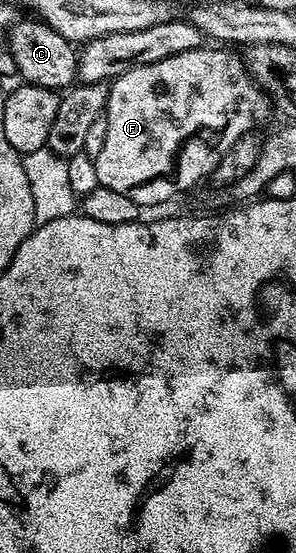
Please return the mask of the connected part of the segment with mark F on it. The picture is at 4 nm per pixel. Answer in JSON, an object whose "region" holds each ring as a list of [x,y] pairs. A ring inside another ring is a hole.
{"region":[[[200,48],[198,50],[190,50],[189,52],[181,52],[177,56],[173,56],[173,60],[168,60],[168,58],[166,58],[165,60],[157,60],[153,64],[145,64],[144,66],[135,66],[133,69],[127,70],[123,74],[120,74],[118,78],[114,79],[114,81],[110,83],[110,90],[108,92],[108,102],[105,111],[105,115],[108,120],[108,131],[105,134],[105,144],[102,145],[101,154],[94,158],[95,167],[97,168],[97,180],[99,181],[100,186],[104,186],[105,188],[127,188],[127,186],[131,186],[131,184],[135,184],[135,182],[139,182],[139,180],[143,180],[143,178],[149,178],[149,176],[153,176],[153,174],[157,174],[157,172],[163,172],[163,170],[165,170],[165,168],[169,166],[169,162],[171,162],[171,154],[173,154],[173,150],[175,150],[177,146],[183,146],[181,142],[187,142],[187,140],[191,142],[191,140],[195,140],[195,138],[197,138],[197,132],[205,132],[205,130],[195,130],[195,128],[197,128],[199,124],[201,124],[201,126],[225,126],[225,124],[229,124],[229,122],[231,122],[231,128],[235,130],[235,132],[231,132],[231,134],[240,134],[240,136],[237,136],[237,140],[241,140],[244,136],[247,135],[246,132],[241,132],[241,130],[243,130],[243,126],[247,126],[252,131],[256,129],[258,123],[257,120],[259,118],[259,109],[261,109],[263,106],[263,98],[265,99],[264,91],[261,89],[259,83],[256,82],[255,79],[251,77],[251,73],[247,71],[247,65],[243,63],[242,57],[240,57],[240,55],[236,53],[234,49],[231,48],[211,48],[215,50],[207,50],[207,49],[208,48]],[[201,80],[213,80],[213,82],[211,82],[211,84],[213,84],[213,88],[211,88],[211,90],[213,90],[213,108],[211,108],[211,110],[207,110],[207,112],[205,112],[205,114],[201,114],[201,116],[195,116],[195,114],[191,114],[189,110],[185,110],[185,100],[179,100],[179,102],[181,102],[181,106],[183,106],[183,110],[179,110],[179,106],[175,106],[175,104],[177,104],[177,100],[173,100],[173,94],[175,94],[175,90],[179,90],[179,88],[183,90],[185,86],[187,86],[185,90],[205,90],[205,88],[201,88]],[[171,108],[173,108],[173,110],[175,110],[175,108],[179,110],[179,112],[177,112],[177,116],[175,116],[175,120],[177,120],[177,122],[175,122],[175,120],[171,120],[171,112],[169,112]]]}

